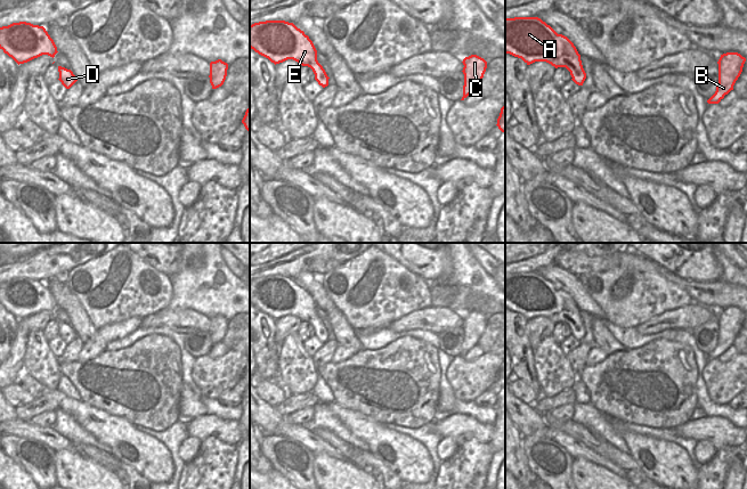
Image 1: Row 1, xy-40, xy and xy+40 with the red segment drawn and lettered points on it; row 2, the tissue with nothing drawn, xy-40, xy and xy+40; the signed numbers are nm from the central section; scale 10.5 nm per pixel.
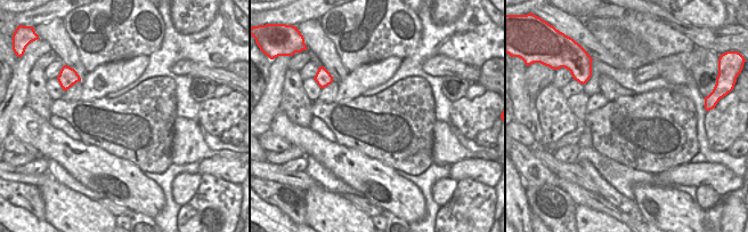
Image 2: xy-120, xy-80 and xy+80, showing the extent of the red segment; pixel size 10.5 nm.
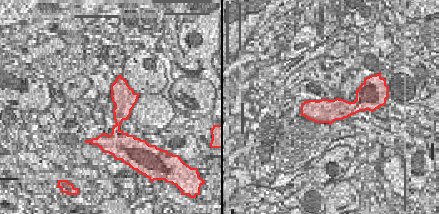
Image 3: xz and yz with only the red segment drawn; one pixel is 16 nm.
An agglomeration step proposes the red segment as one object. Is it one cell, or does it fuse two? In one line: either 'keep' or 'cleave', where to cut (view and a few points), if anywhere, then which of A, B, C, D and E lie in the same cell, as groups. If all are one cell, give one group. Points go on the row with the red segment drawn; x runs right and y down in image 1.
keep | no cut | A B C D E

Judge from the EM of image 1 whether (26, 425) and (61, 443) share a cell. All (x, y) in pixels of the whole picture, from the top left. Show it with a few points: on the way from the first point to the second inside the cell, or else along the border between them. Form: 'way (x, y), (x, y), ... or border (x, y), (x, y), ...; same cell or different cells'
way (34, 432), (53, 439); same cell

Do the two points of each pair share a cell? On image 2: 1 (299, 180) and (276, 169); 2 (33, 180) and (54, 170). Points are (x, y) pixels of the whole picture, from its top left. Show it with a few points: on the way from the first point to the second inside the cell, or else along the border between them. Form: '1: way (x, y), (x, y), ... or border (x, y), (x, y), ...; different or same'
1: way (293, 178), (282, 175); same
2: border (48, 172), (55, 180); different

